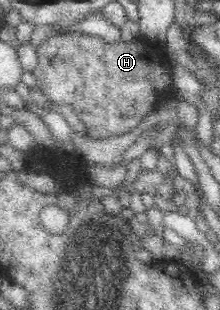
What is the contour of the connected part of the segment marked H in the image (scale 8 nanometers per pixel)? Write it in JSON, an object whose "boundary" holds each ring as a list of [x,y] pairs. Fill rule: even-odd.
{"boundary":[[[72,33],[52,34],[37,48],[38,63],[34,68],[36,87],[54,107],[69,106],[73,114],[81,120],[85,134],[89,140],[107,140],[112,136],[121,136],[135,132],[139,124],[151,116],[169,98],[169,94],[177,94],[171,75],[171,58],[168,56],[166,44],[152,44],[142,38],[134,41],[105,41],[91,38],[89,35]],[[167,66],[167,92],[163,93],[153,86],[155,68]]]}

